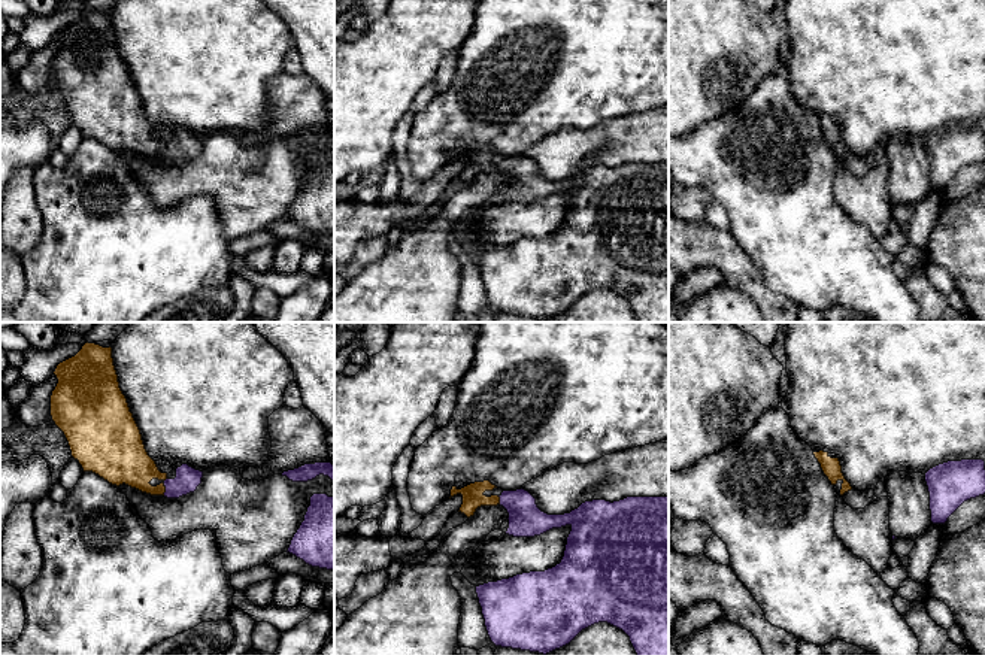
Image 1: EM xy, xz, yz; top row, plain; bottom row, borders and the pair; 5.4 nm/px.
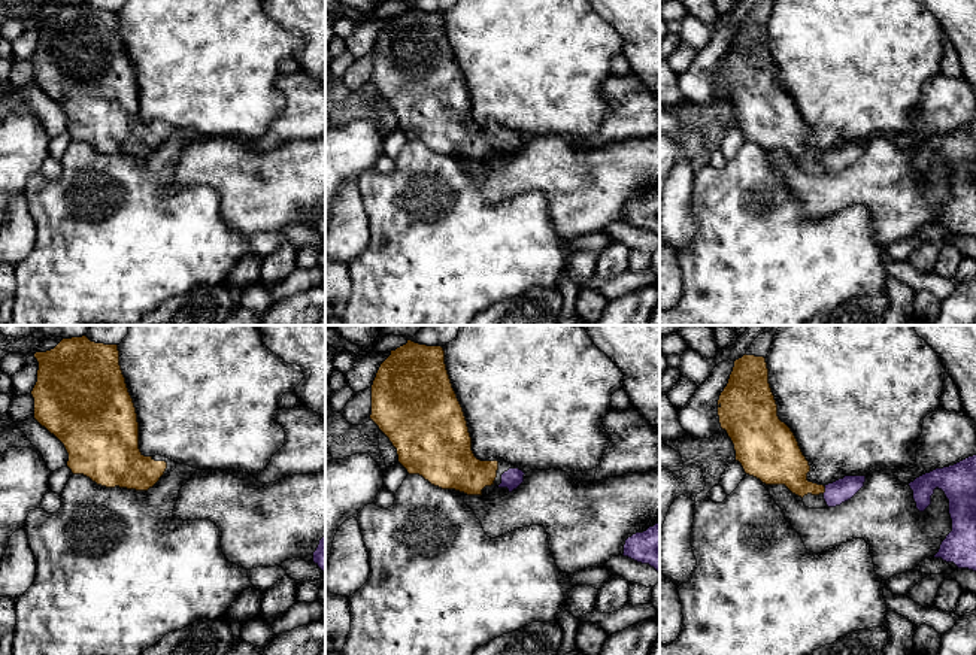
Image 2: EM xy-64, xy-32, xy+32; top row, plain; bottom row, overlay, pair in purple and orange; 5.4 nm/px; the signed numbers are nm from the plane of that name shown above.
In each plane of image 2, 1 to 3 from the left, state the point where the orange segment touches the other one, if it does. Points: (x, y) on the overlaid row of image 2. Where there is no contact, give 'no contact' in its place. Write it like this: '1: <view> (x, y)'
1: no contact
2: no contact
3: xy+32 (826, 490)

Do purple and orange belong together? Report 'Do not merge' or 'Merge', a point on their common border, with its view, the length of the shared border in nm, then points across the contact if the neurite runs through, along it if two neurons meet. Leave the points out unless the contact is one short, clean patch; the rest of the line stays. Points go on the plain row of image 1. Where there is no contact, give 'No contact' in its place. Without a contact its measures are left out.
Merge. Touches purple at xy (166, 155). Shared border 60 nm. Path across: xy (187, 145), (181, 151), (166, 155), (151, 155), (129, 129)

